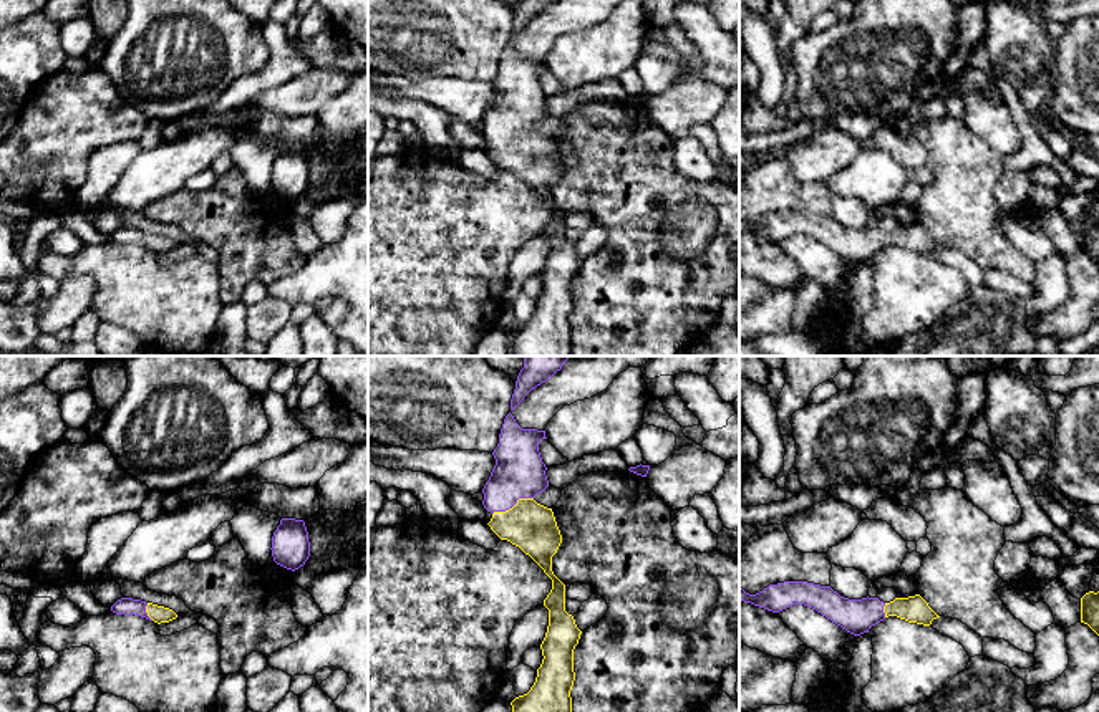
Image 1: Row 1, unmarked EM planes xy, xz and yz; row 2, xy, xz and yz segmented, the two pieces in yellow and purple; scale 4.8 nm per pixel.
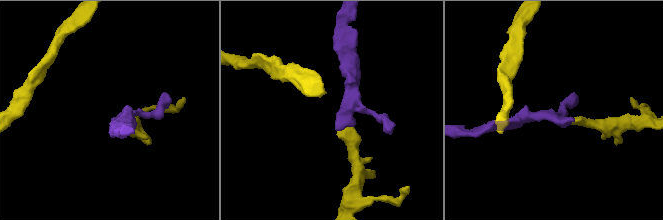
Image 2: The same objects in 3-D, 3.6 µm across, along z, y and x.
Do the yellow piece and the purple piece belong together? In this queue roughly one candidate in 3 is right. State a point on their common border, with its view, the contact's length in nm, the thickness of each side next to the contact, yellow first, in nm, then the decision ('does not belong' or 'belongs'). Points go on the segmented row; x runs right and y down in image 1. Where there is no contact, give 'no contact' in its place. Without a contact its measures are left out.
xz (514, 505) | 220 nm | 240/260 nm | belongs

